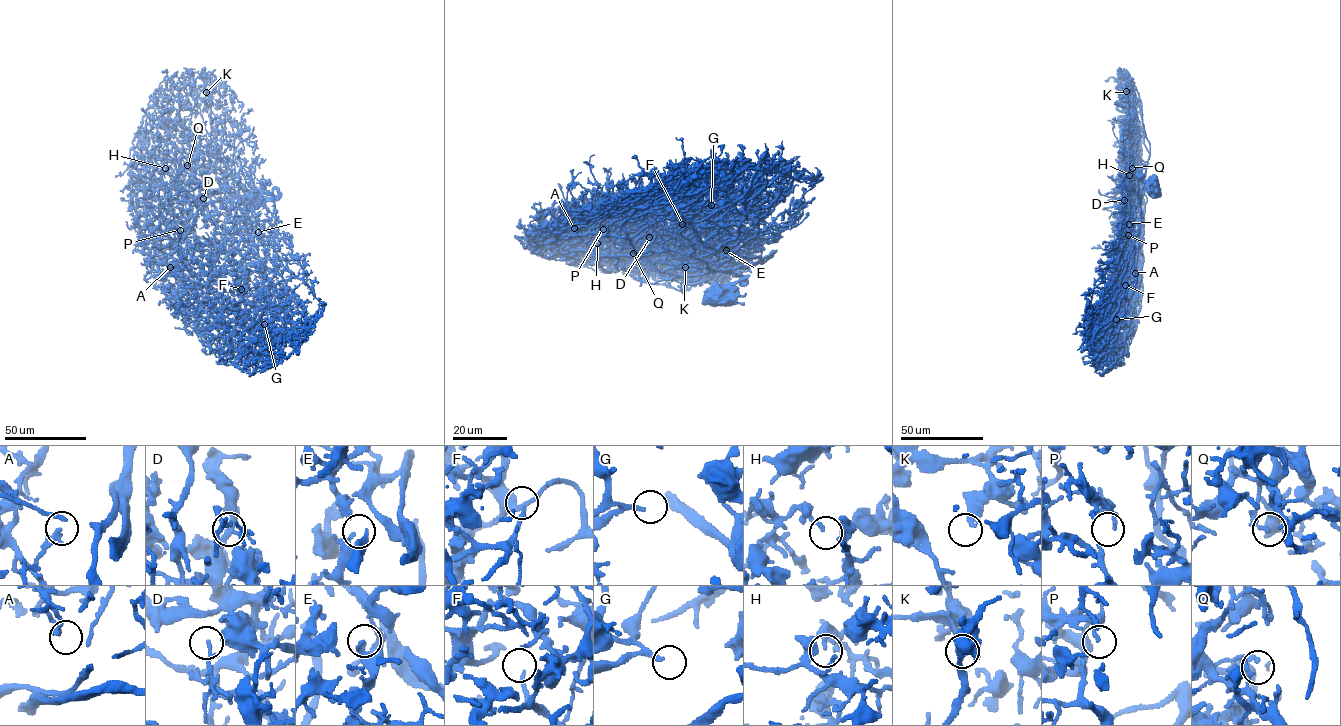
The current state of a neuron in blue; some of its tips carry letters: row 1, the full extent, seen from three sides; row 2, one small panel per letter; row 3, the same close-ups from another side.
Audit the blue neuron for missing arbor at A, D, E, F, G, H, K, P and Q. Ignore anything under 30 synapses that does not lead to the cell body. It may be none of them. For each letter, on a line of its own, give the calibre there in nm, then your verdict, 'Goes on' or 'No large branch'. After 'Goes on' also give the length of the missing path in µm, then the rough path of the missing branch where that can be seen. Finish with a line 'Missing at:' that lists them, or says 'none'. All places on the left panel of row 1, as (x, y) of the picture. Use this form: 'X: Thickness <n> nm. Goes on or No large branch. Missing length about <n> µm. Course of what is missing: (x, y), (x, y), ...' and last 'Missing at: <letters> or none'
A: Thickness 240 nm. No large branch
D: Thickness 80 nm. No large branch
E: Thickness 160 nm. Goes on. Missing length about 4 µm
F: Thickness 140 nm. No large branch
G: Thickness 140 nm. No large branch
H: Thickness 100 nm. No large branch
K: Thickness 280 nm. No large branch
P: Thickness 150 nm. No large branch
Q: Thickness 150 nm. No large branch
Missing at: E

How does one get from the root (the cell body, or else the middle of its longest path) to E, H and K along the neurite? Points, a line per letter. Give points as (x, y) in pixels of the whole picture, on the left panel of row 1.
E: (254, 196), (260, 187), (251, 204), (271, 200), (274, 205), (271, 234), (264, 241), (258, 232)
H: (254, 196), (260, 187), (246, 204), (224, 190), (211, 193), (177, 183), (165, 168)
K: (254, 196), (260, 187), (246, 204), (217, 180), (220, 150), (211, 133), (211, 102), (206, 92)

